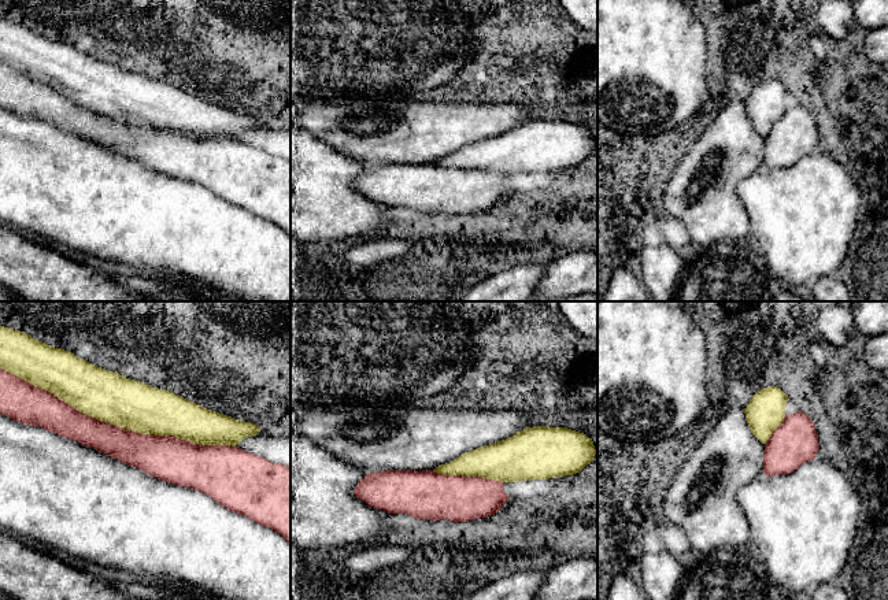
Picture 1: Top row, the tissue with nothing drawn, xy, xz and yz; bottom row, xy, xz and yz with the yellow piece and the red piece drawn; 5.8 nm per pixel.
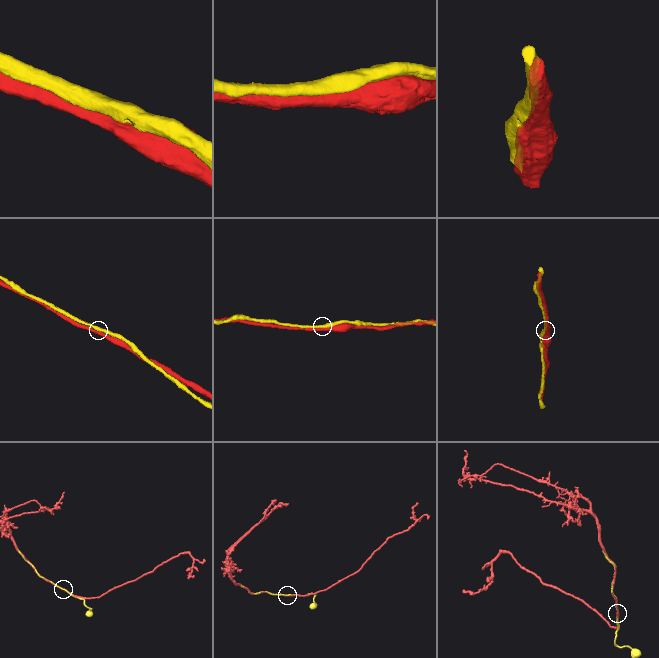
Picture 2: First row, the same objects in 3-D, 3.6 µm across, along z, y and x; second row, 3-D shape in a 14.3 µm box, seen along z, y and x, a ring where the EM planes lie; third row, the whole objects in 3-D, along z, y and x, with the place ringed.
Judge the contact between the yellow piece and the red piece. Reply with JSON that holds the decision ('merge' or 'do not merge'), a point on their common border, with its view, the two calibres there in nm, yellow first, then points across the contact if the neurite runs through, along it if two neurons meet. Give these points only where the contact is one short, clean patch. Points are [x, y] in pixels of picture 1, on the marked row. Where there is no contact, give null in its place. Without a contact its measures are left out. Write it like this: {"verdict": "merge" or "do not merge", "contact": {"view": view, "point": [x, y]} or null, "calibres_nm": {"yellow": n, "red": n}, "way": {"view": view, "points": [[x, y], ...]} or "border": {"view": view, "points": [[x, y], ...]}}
{"verdict": "merge", "contact": {"view": "xy", "point": [118, 425]}, "calibres_nm": {"yellow": 300, "red": 220}}

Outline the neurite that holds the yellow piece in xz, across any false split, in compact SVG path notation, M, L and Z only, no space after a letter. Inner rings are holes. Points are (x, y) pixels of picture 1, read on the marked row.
M533 426L526 427L513 437L469 451L449 463L434 470L386 470L369 473L354 489L354 495L373 508L388 514L408 514L414 519L467 522L492 516L508 501L504 492L506 482L548 479L580 473L596 455L592 438L567 427Z

